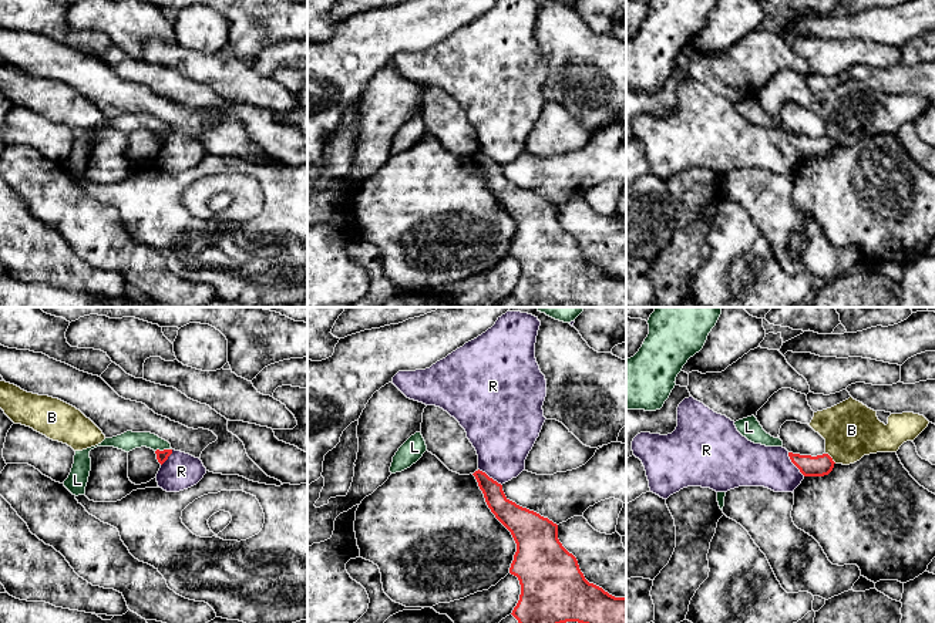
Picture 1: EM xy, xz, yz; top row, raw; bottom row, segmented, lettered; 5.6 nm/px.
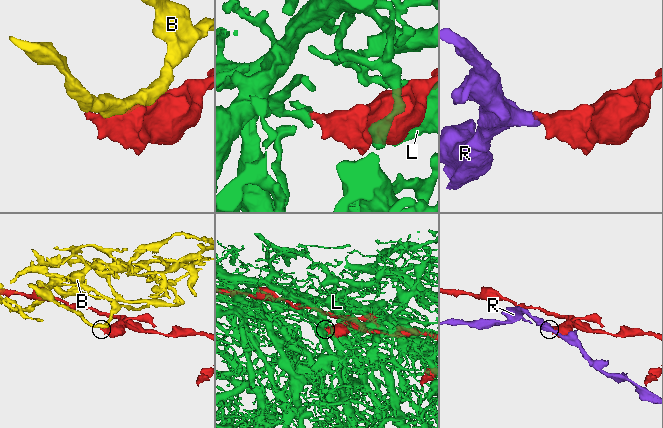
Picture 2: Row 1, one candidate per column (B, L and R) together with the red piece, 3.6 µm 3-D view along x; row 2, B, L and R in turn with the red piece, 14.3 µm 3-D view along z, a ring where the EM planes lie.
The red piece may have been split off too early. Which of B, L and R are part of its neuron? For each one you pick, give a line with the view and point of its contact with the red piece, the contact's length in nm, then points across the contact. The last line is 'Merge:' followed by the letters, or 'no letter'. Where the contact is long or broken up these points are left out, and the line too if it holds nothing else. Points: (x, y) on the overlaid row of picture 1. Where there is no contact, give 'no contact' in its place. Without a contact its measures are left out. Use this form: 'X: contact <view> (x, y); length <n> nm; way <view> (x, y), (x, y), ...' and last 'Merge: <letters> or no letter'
Merge: no letter

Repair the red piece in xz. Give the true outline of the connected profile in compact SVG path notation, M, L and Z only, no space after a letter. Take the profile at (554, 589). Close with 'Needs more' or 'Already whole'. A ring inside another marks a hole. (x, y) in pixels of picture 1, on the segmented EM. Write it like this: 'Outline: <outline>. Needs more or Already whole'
Outline: M478 469L472 475L488 508L517 543L509 573L521 585L519 600L511 613L518 623L626 623L626 597L615 597L585 579L576 558L559 542L556 523L509 501L502 485L485 472Z. Already whole

